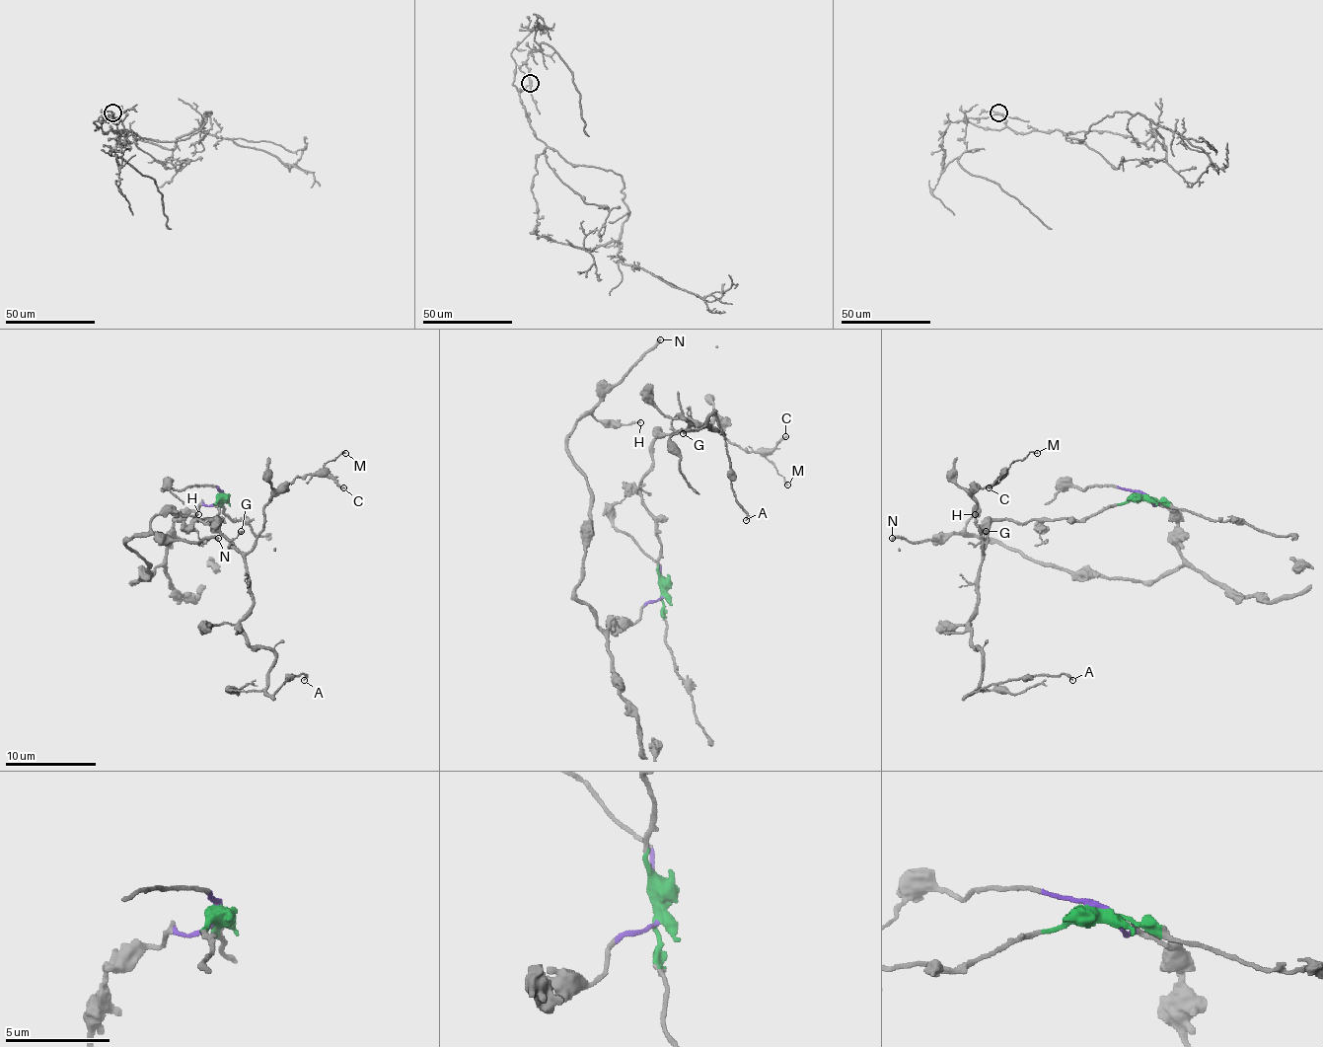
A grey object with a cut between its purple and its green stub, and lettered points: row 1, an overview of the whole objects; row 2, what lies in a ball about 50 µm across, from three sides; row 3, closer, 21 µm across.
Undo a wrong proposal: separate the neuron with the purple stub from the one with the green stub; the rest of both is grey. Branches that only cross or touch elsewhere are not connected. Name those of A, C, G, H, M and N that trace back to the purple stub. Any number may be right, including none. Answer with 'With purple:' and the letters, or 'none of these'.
With purple: H, N

